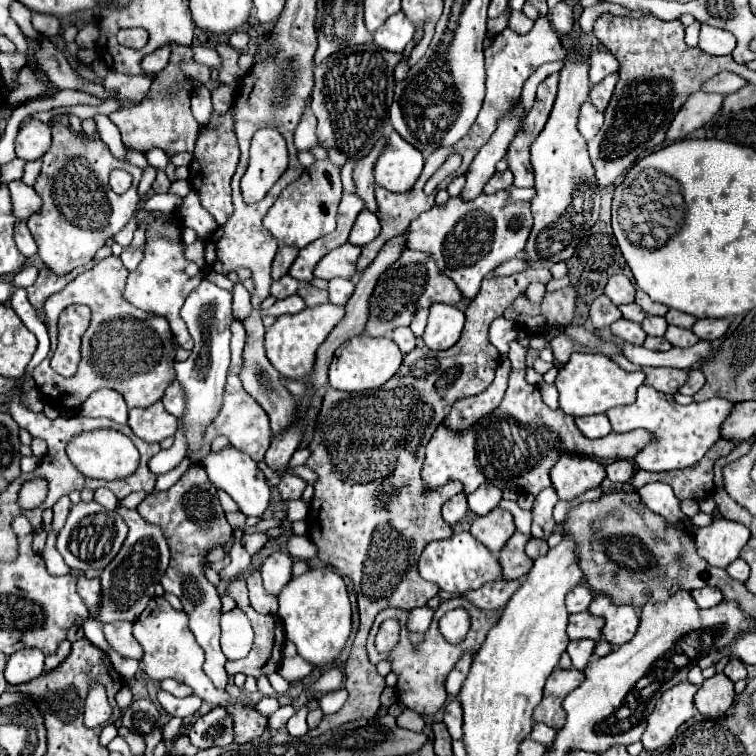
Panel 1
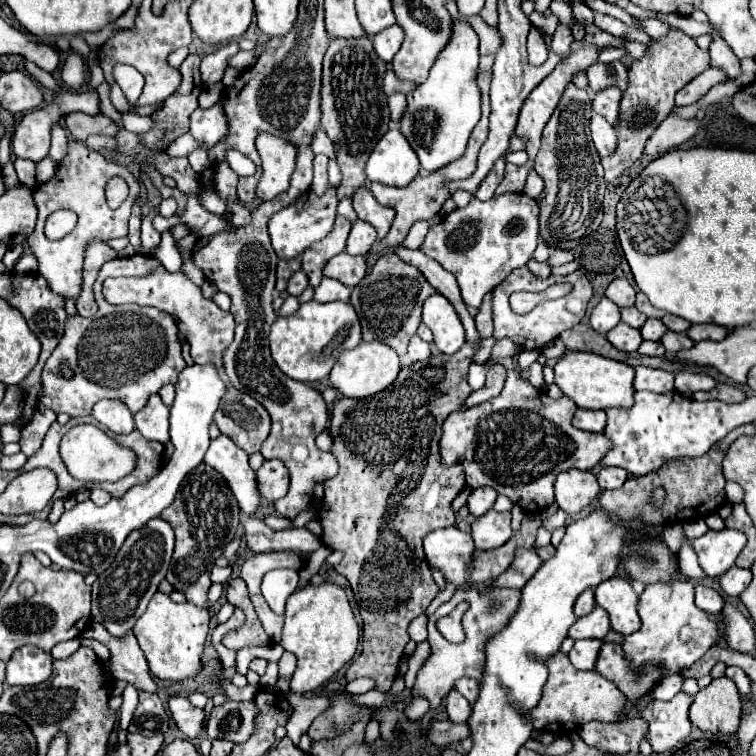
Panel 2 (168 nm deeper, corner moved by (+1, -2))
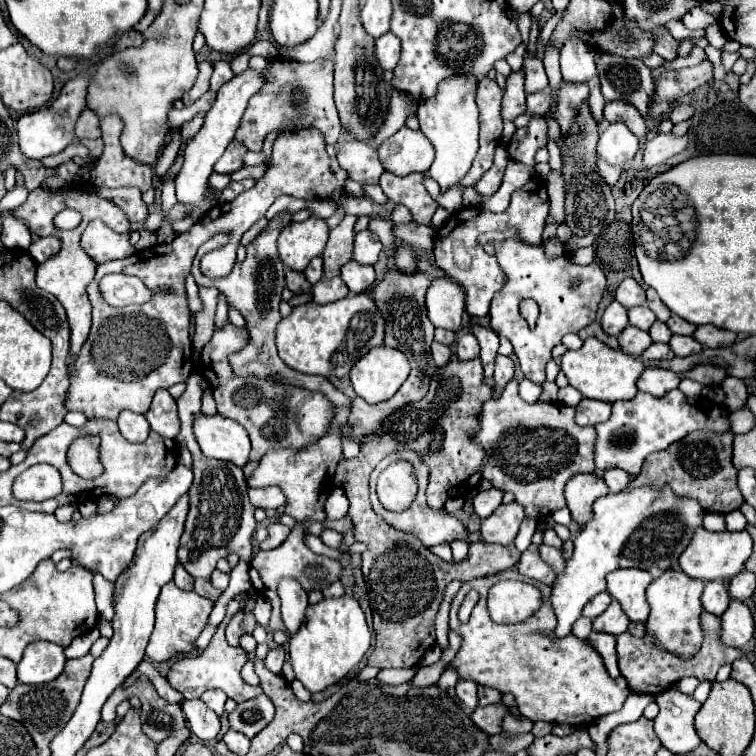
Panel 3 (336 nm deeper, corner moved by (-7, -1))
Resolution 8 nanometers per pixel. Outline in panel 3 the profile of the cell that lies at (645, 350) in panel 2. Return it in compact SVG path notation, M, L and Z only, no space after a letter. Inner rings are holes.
M650 344L644 354L642 354L642 360L644 362L650 362L650 360L664 360L664 358L672 358L674 354L670 354L672 348L668 344Z

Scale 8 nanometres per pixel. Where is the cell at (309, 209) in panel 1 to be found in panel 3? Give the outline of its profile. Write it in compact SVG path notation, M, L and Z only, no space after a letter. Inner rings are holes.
M310 216L304 222L290 222L278 238L280 260L292 270L304 270L314 256L324 252L328 240L328 224L320 216Z

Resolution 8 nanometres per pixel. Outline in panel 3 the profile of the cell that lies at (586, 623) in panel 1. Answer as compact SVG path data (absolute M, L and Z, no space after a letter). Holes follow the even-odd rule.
M612 600L612 604L606 608L606 612L602 612L602 614L592 622L592 630L618 636L618 634L626 632L628 624L630 624L630 620L628 620L628 616L622 612L620 604L618 604L616 600Z

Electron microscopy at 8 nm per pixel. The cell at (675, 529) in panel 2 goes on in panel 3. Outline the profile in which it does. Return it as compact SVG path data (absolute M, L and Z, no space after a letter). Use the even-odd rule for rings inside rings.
M696 528L688 548L680 554L680 568L690 576L690 578L700 578L704 582L718 580L718 578L732 578L738 572L742 572L744 562L752 554L752 538L746 530L742 532L710 532L706 528Z

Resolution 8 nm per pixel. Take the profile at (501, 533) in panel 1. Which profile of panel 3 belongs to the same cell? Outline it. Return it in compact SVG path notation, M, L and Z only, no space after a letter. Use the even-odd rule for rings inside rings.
M500 504L500 508L482 520L482 540L488 544L502 544L508 546L514 542L518 534L518 526L524 520L524 508L520 504Z

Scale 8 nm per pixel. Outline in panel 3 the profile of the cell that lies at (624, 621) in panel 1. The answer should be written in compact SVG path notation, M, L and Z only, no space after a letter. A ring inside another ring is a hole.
M616 570L606 576L608 580L608 594L620 602L624 614L632 622L646 622L648 620L648 604L644 592L652 582L652 576L646 570Z

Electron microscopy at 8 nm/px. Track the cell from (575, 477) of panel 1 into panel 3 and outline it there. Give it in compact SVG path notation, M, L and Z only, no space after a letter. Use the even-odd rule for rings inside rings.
M576 474L568 480L564 496L568 510L578 524L586 524L592 518L594 500L608 494L608 486L598 474Z

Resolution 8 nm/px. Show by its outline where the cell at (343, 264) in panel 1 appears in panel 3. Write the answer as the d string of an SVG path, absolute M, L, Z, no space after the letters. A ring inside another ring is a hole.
M348 260L340 270L340 278L346 282L346 286L350 288L352 294L358 294L372 286L374 268L366 266L366 264L358 264L356 260Z

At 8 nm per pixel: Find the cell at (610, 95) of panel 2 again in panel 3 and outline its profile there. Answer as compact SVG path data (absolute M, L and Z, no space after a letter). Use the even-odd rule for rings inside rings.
M624 100L606 102L606 106L604 106L604 118L608 122L624 122L630 128L630 132L634 136L638 136L638 138L644 138L644 134L648 130L642 114L632 104L628 104Z

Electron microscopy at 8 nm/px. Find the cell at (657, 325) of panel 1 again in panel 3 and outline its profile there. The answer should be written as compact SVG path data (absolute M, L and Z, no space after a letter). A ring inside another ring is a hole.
M656 320L656 322L652 324L652 328L650 328L650 336L652 336L654 342L668 342L670 336L672 336L672 332L670 332L670 328L666 326L666 322Z

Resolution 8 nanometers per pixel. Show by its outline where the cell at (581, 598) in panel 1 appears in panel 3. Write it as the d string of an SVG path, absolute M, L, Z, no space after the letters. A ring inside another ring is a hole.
M600 592L600 594L596 594L592 600L588 600L588 604L586 604L584 610L582 610L582 616L594 620L596 616L600 616L600 614L608 608L610 602L612 602L612 598L608 596L608 592Z

